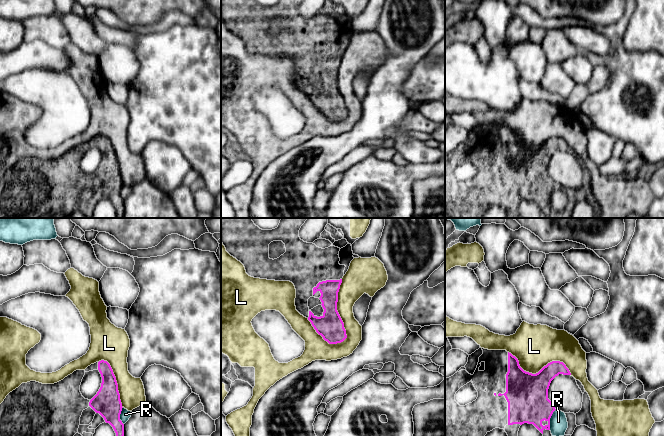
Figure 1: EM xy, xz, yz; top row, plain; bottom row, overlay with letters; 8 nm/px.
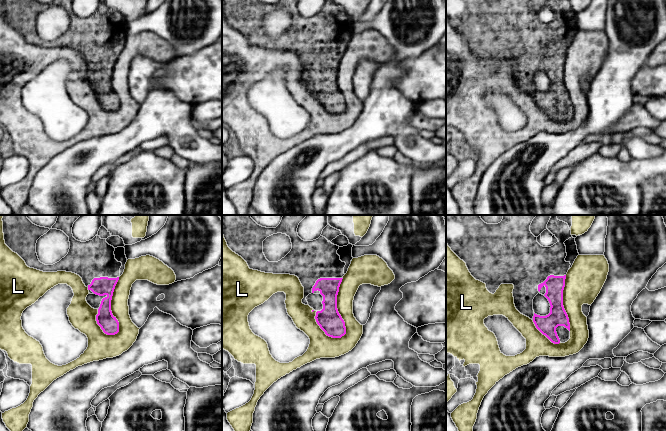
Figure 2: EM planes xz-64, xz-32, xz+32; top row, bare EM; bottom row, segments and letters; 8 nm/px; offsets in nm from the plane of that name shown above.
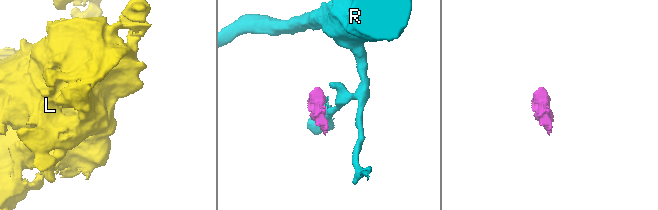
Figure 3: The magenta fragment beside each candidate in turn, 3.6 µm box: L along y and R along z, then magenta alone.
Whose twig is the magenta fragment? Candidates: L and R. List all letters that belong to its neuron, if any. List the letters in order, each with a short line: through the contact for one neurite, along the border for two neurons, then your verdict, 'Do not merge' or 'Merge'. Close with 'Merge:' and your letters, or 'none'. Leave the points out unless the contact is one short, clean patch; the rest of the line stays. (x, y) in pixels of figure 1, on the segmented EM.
L: Do not merge
R: Do not merge
Merge: none

